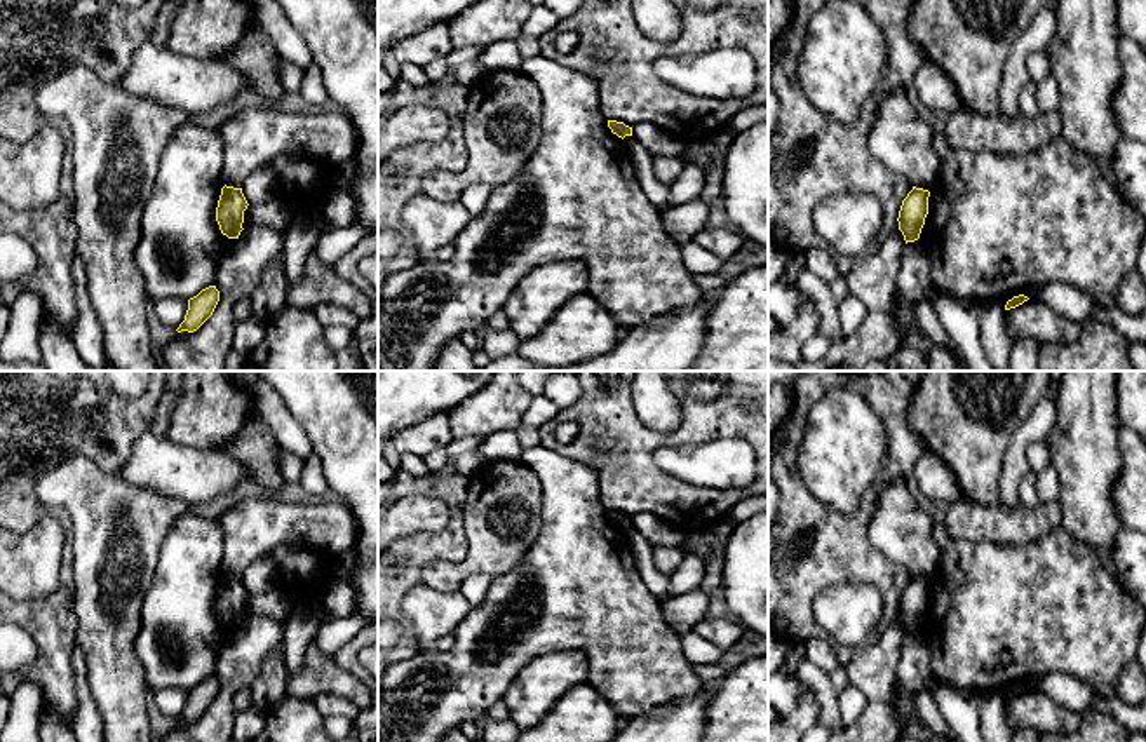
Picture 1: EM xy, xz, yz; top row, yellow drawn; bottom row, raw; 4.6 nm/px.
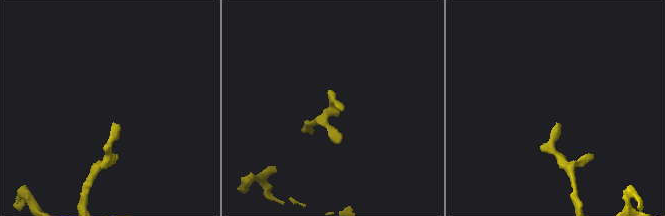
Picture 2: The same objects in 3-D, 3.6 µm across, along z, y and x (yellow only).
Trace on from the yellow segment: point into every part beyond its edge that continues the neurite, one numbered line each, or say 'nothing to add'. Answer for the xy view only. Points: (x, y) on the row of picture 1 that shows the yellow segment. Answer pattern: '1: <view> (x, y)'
nothing to add

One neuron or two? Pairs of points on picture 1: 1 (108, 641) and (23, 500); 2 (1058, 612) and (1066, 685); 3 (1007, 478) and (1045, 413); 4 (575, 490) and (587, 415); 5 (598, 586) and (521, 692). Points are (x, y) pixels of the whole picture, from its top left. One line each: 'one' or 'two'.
1: two
2: two
3: one
4: two
5: two

